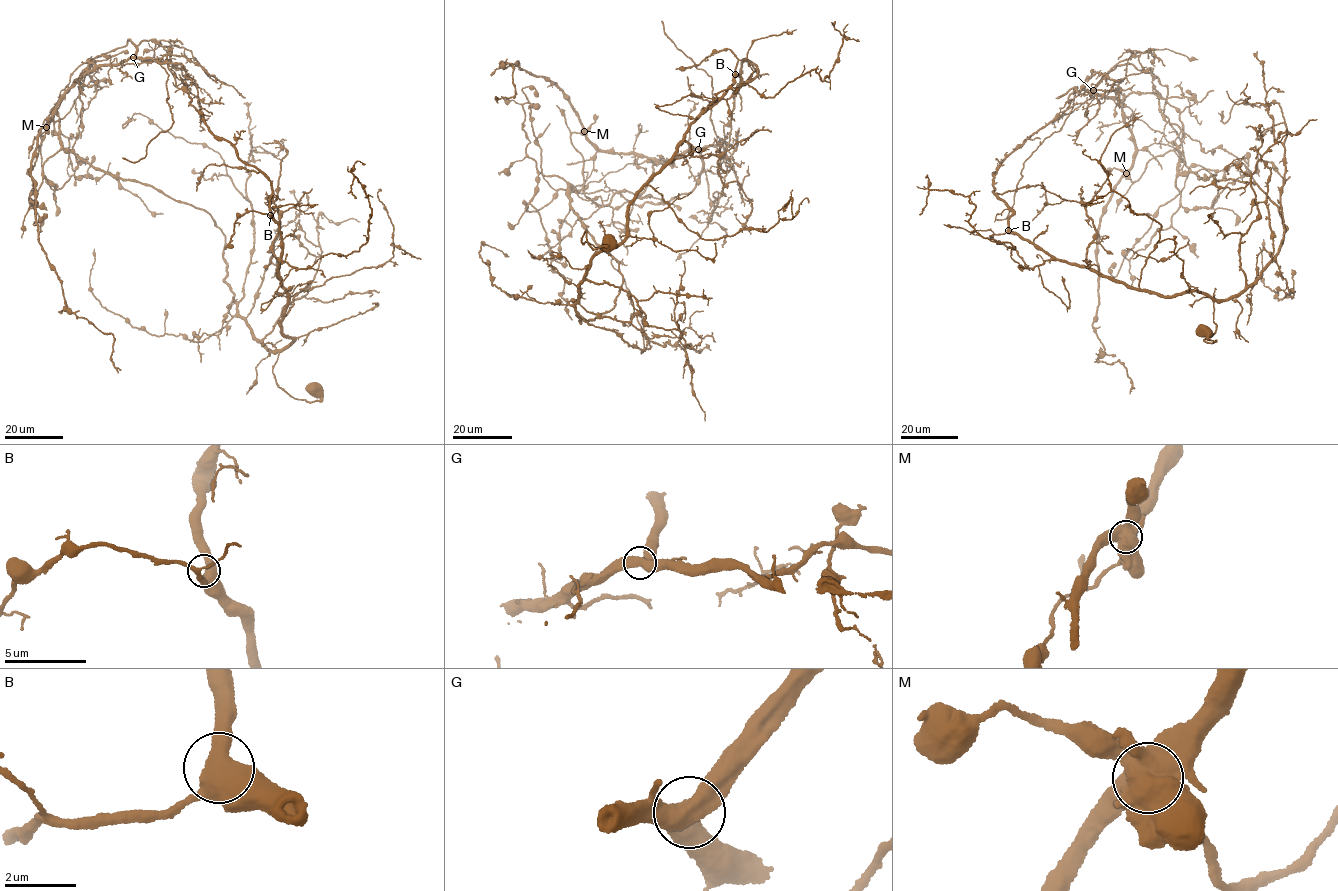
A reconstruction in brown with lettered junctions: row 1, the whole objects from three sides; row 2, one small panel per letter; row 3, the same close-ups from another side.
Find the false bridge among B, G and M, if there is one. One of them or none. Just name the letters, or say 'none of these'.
M

